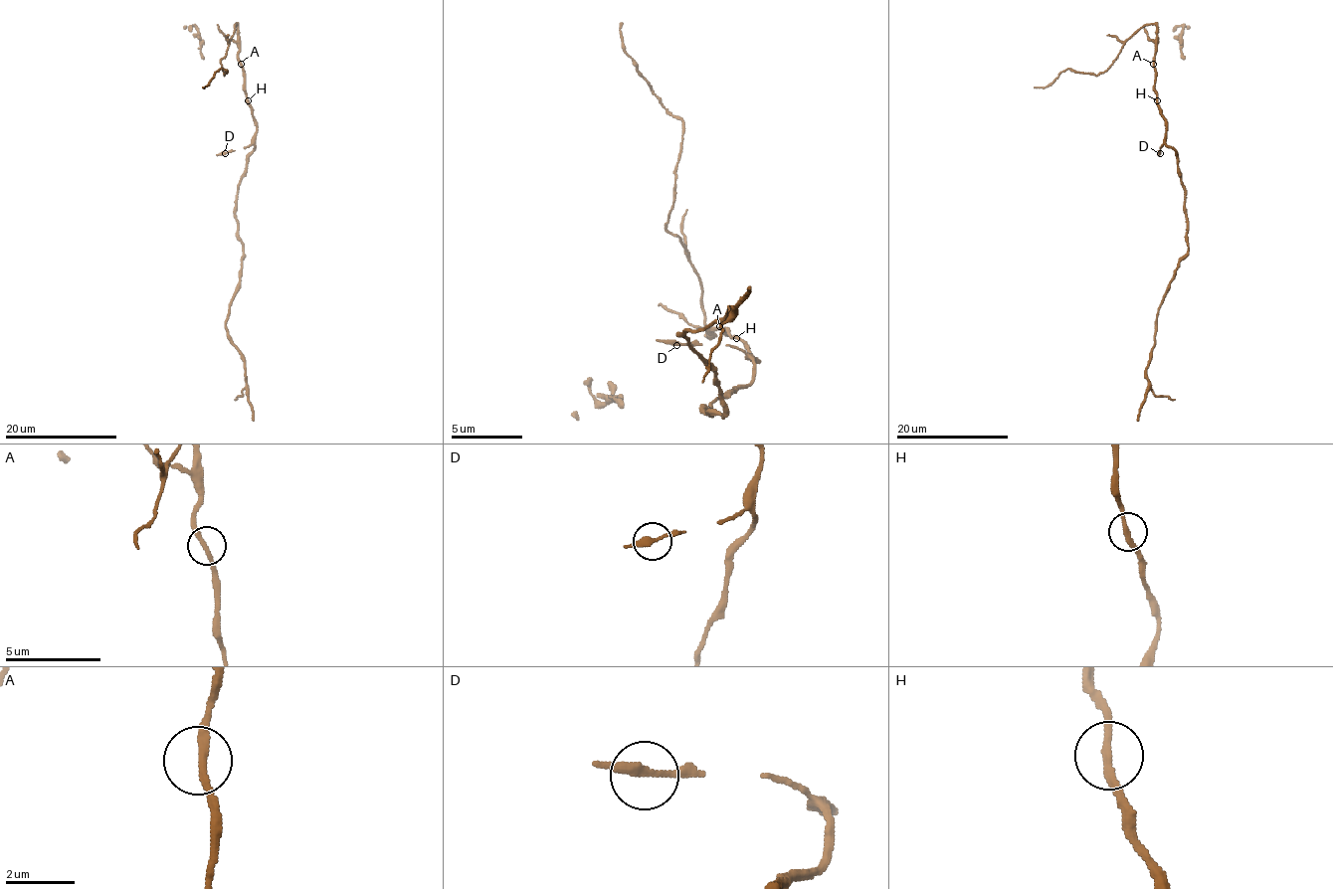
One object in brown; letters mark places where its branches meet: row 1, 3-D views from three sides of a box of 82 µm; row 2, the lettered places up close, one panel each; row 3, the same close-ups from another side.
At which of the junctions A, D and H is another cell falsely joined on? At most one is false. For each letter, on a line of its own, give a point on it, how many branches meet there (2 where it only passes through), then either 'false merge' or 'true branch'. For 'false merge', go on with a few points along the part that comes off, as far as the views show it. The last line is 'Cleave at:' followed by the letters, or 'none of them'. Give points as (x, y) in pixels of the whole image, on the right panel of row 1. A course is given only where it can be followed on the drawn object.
A: (1153, 64) | 2 | true branch
D: (1160, 153) | 2 | true branch
H: (1157, 100) | 2 | true branch
Cleave at: none of them

